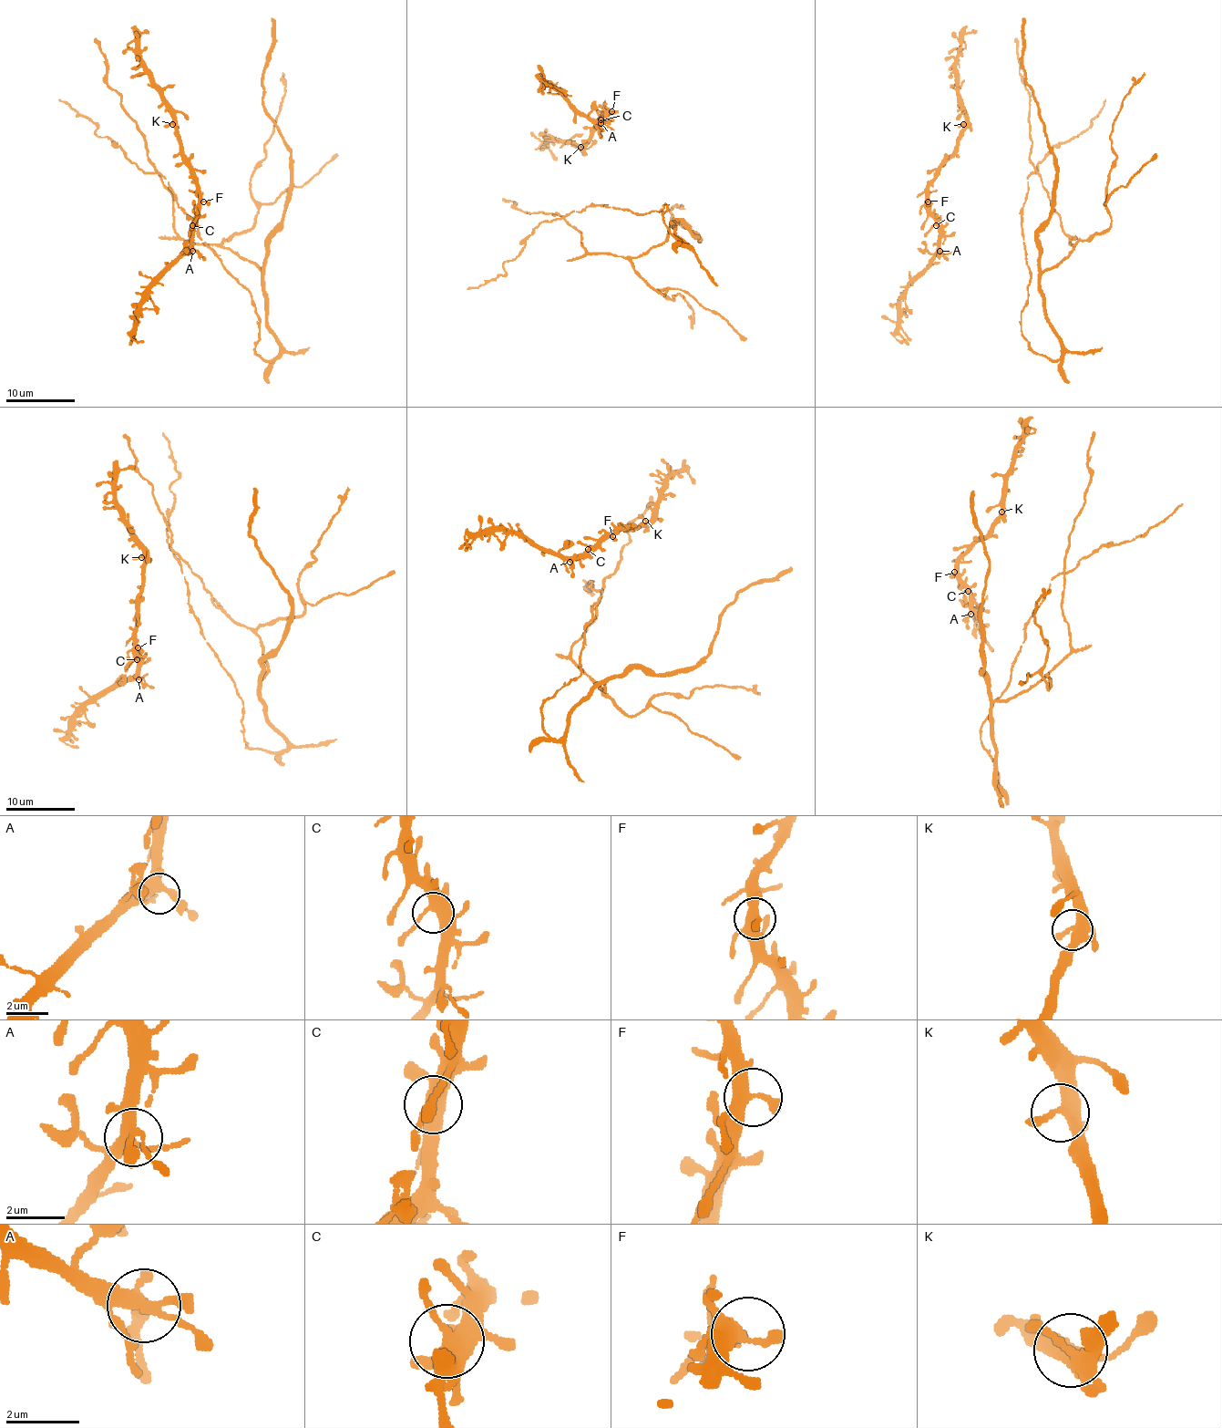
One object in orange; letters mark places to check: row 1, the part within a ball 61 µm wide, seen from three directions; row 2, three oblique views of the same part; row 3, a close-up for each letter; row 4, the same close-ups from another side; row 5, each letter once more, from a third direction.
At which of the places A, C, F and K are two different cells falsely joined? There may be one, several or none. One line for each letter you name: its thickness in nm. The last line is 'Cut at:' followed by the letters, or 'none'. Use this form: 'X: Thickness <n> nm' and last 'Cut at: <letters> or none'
Cut at: none

